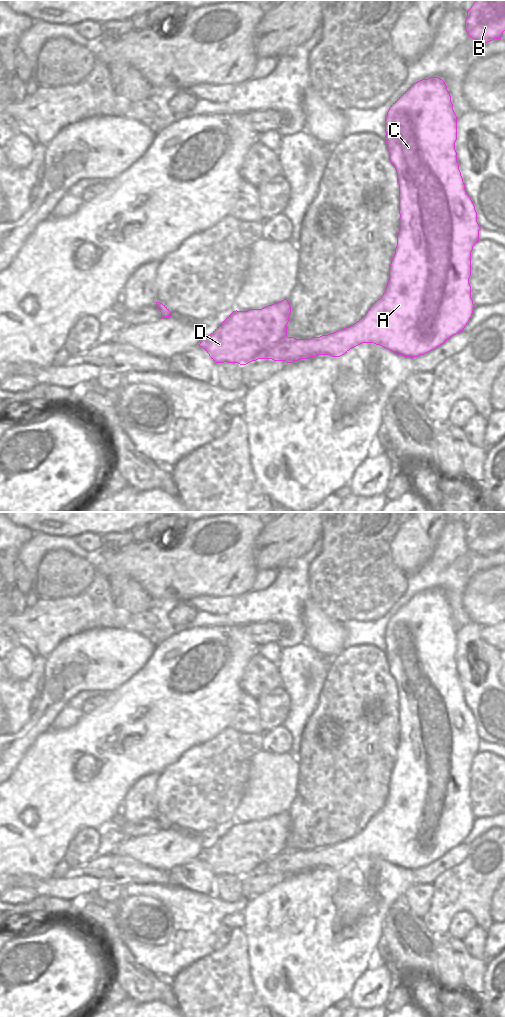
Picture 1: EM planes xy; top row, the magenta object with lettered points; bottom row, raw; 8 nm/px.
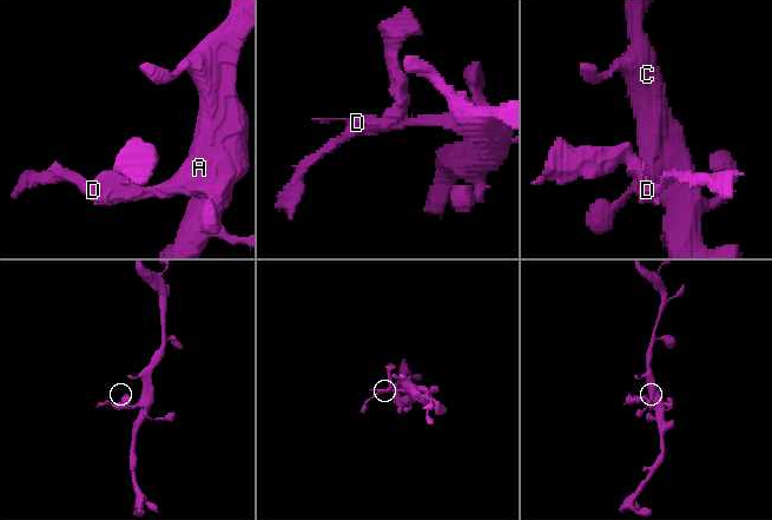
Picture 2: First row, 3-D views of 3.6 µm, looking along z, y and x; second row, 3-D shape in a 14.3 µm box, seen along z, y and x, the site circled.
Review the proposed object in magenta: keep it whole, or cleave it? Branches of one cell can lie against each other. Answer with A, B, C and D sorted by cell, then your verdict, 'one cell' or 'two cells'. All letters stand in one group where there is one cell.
groups A B C / D; two cells

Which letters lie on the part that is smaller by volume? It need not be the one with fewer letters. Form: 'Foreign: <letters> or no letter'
Foreign: D.

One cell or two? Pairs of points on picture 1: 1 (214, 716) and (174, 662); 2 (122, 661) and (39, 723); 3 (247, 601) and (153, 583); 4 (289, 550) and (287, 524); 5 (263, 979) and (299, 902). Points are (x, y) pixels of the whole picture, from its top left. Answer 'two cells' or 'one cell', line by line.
1: one cell
2: one cell
3: two cells
4: one cell
5: one cell

